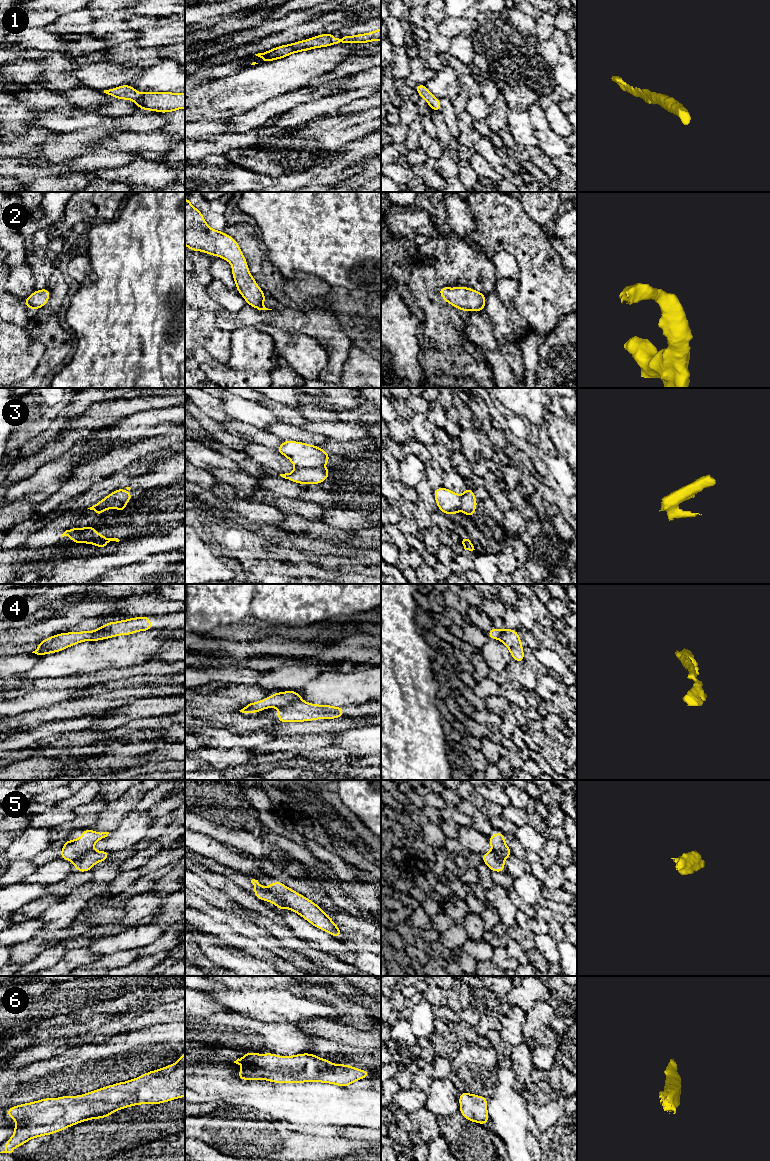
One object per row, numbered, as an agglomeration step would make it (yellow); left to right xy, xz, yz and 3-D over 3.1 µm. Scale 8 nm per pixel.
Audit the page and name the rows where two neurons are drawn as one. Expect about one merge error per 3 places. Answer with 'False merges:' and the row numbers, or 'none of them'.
False merges: 3, 5

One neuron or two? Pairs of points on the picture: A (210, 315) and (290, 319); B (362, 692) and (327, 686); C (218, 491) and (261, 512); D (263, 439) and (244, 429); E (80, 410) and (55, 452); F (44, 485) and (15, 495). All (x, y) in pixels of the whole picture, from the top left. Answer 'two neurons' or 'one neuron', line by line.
A: one neuron
B: one neuron
C: one neuron
D: one neuron
E: two neurons
F: one neuron

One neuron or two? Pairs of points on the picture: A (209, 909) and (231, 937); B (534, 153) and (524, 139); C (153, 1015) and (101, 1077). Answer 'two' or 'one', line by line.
A: one
B: two
C: two

